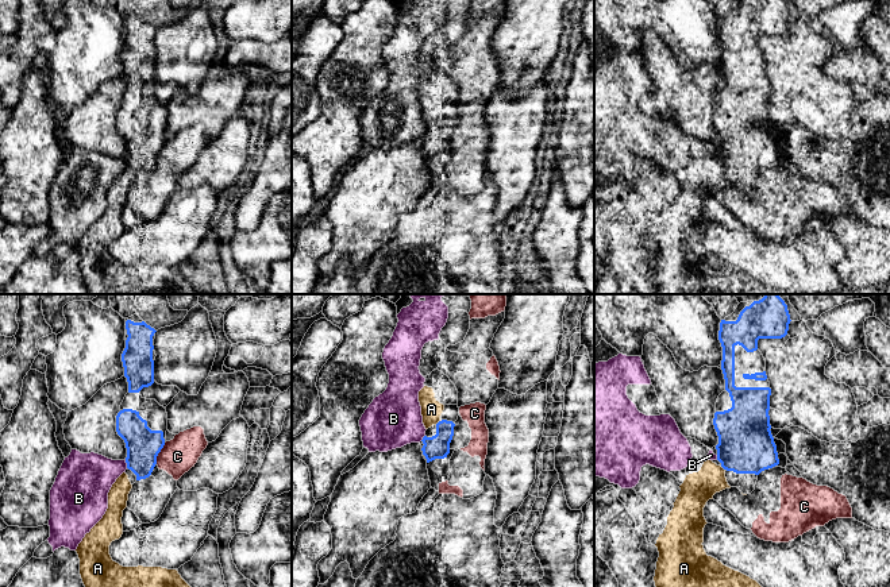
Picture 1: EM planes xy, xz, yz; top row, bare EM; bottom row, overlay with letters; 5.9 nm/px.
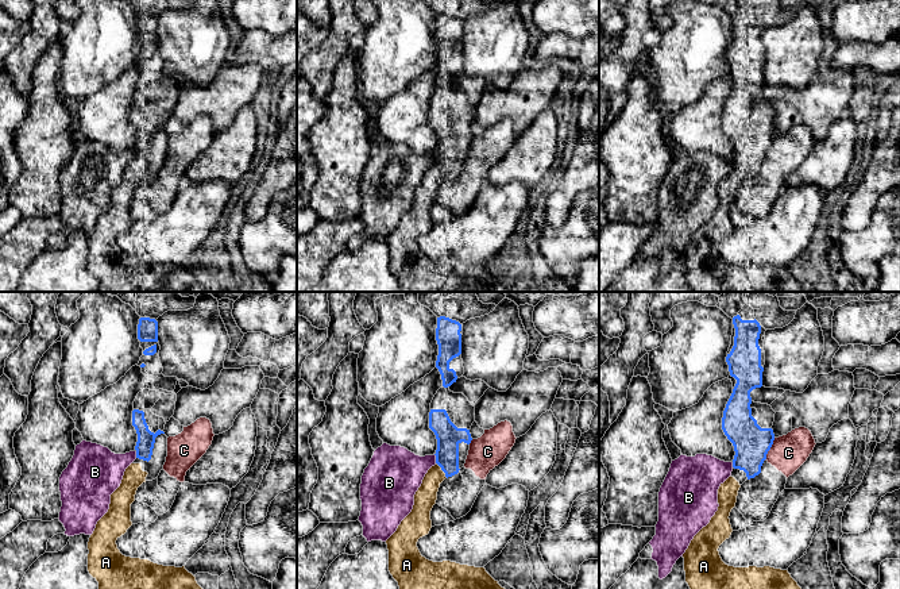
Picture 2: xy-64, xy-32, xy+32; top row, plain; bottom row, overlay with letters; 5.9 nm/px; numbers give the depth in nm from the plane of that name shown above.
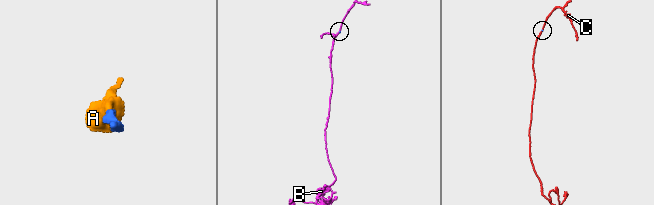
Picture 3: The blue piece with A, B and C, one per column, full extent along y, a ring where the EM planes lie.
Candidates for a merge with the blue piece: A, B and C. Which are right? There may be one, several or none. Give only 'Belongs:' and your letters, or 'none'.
Belongs: A

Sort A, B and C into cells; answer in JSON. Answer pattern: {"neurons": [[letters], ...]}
{"neurons": [["A"], ["B"], ["C"]]}

